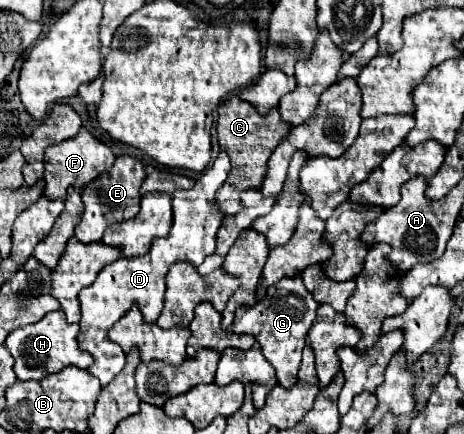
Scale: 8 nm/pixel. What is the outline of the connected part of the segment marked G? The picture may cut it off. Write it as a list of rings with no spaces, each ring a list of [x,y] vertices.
[[[301,272],[293,276],[281,278],[275,286],[267,290],[263,300],[259,300],[255,306],[239,306],[235,310],[235,322],[233,332],[237,334],[253,334],[257,342],[261,344],[263,356],[269,360],[269,364],[277,372],[277,382],[285,388],[295,386],[297,372],[301,364],[301,350],[305,346],[307,330],[311,328],[315,316],[317,316],[319,304],[311,296],[311,292],[303,286]]]

